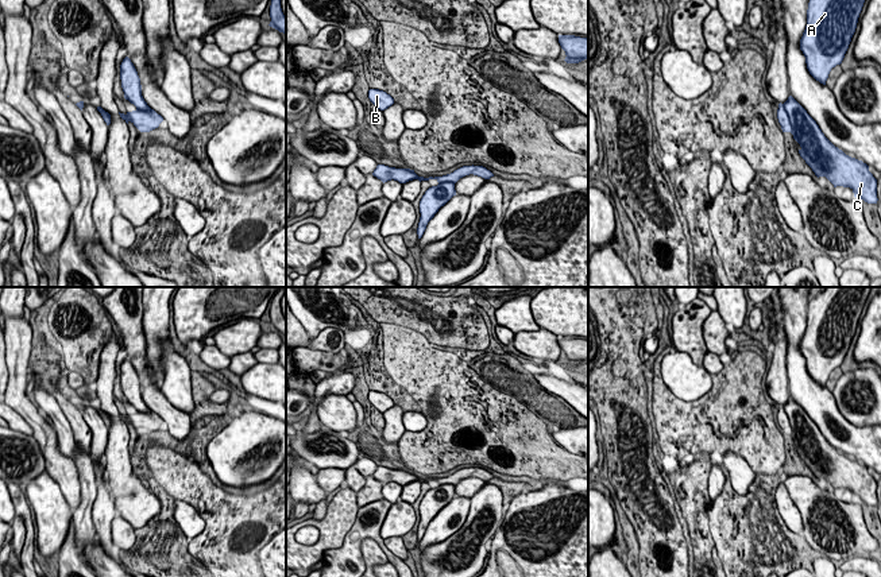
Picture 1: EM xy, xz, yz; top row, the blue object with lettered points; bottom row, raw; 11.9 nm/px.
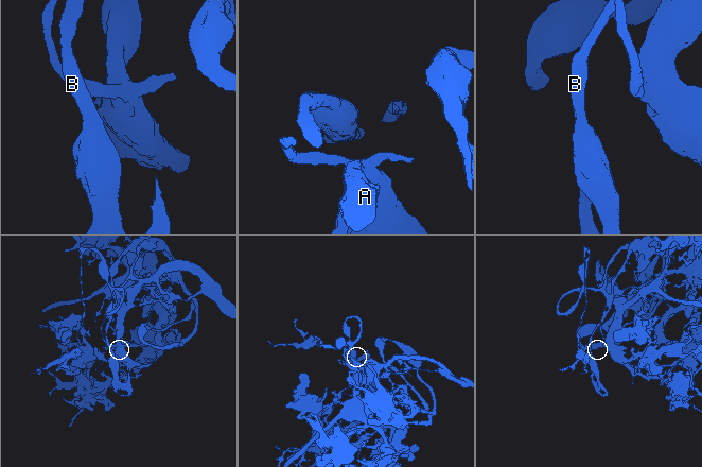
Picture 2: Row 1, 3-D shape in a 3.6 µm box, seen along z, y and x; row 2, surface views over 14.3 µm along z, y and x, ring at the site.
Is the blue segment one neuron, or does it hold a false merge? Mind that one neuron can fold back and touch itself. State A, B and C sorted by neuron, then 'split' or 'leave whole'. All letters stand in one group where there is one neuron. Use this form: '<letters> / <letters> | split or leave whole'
A C / B | split

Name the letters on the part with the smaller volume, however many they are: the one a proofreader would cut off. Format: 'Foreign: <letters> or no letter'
Foreign: B

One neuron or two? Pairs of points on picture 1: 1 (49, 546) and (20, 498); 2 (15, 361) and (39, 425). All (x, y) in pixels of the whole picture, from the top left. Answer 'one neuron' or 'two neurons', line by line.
1: two neurons
2: one neuron

